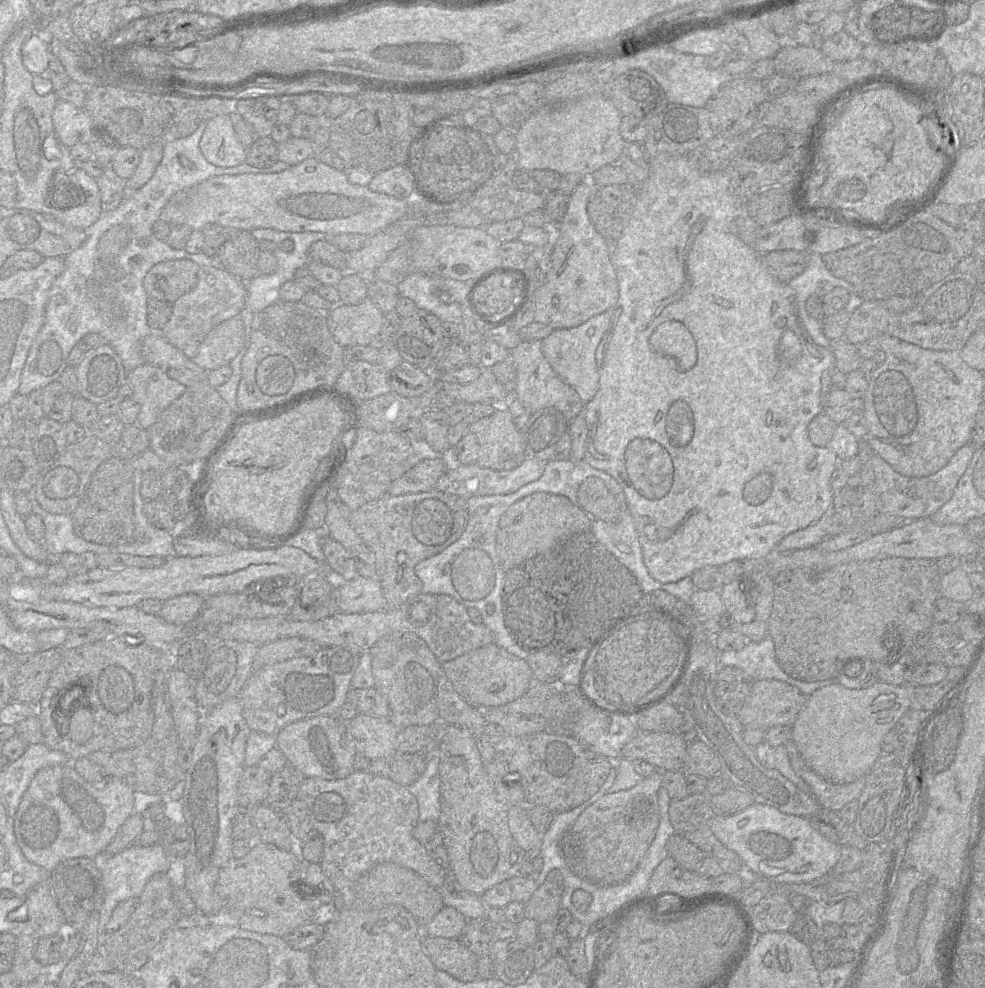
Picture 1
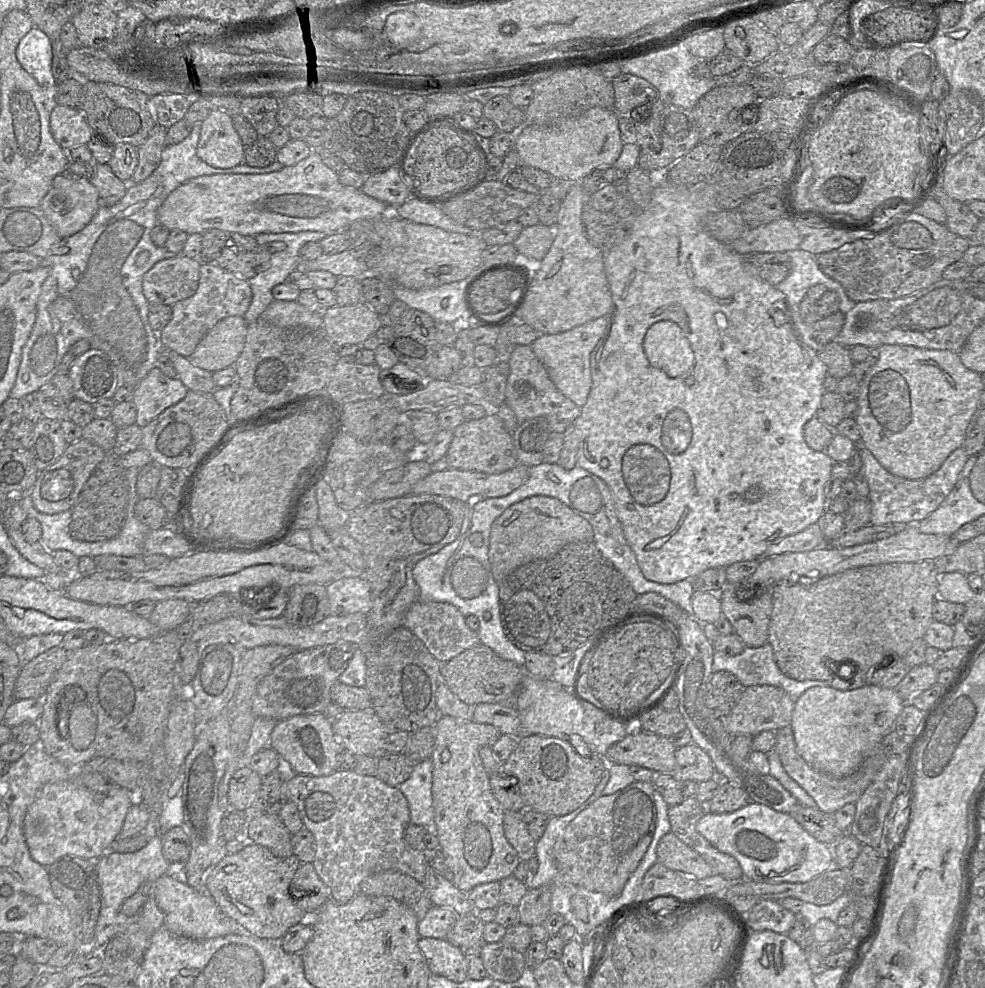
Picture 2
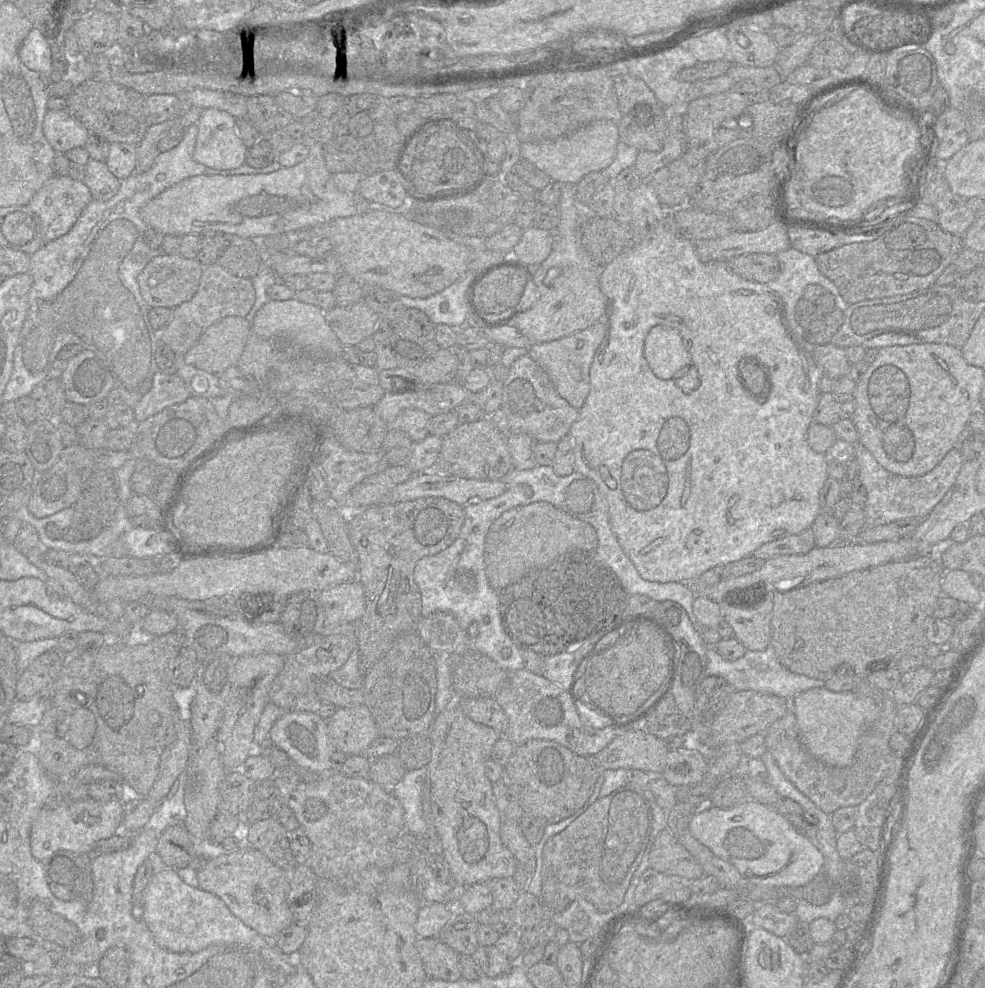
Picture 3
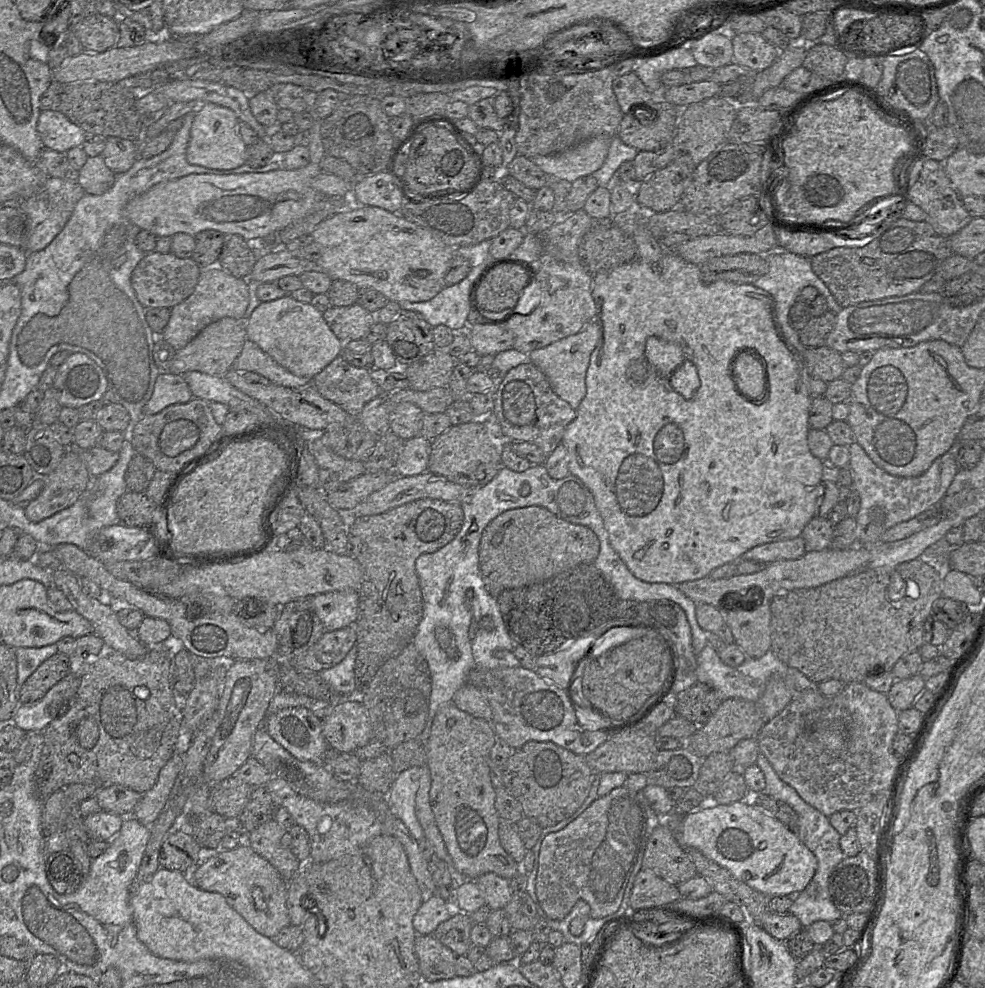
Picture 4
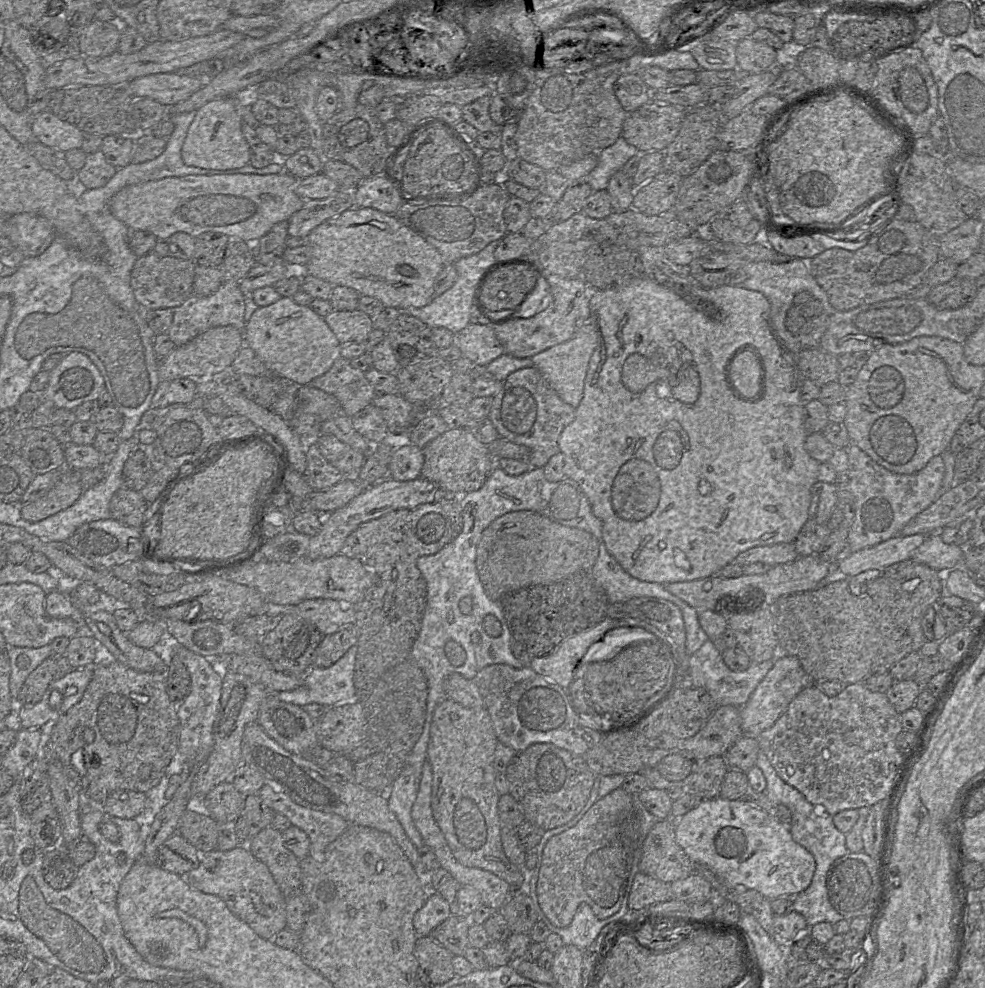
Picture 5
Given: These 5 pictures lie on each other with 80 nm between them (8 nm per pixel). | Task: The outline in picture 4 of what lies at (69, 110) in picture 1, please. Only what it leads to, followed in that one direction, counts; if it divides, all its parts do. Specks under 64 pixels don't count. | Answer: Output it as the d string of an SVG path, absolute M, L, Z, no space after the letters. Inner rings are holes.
M58 110L41 111L37 132L46 149L61 153L81 147L86 134Z

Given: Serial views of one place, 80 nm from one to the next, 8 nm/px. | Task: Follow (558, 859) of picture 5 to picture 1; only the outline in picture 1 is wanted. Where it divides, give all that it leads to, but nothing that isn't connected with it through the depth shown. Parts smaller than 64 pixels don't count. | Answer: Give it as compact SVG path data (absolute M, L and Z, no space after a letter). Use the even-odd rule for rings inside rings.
M655 770L634 787L602 796L587 807L571 829L577 837L578 855L567 862L579 878L612 886L626 880L637 868L660 830L658 793L663 772Z

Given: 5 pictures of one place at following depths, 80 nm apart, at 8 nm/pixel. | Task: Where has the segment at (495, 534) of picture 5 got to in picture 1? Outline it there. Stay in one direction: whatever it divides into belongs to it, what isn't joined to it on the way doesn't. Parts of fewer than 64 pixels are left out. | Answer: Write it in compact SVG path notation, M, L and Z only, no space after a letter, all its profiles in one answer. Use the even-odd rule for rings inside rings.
M545 492L530 494L513 503L499 520L496 536L499 566L506 572L568 536L588 530L591 530L590 519L568 497Z

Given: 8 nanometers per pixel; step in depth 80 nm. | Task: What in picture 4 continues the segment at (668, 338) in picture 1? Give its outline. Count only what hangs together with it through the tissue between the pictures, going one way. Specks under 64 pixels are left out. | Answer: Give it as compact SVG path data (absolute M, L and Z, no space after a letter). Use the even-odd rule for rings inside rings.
M656 336L647 338L645 356L658 374L666 378L669 378L684 361L684 354L680 345Z

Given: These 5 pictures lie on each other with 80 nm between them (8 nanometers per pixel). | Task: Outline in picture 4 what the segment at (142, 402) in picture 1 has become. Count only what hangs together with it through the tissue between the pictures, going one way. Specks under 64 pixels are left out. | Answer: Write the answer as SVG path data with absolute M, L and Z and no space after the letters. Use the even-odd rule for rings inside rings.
M161 372L154 391L143 408L143 415L153 415L173 404L187 403L193 398L189 385L182 375Z

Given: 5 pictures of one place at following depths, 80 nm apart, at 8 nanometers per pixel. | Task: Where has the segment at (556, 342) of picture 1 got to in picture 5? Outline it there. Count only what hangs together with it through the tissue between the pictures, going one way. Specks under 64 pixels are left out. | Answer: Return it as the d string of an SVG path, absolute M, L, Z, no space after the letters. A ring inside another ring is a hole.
M592 321L581 324L573 336L560 344L550 347L531 357L536 367L546 378L559 397L577 408L584 395L584 382L591 355L599 344L599 333Z

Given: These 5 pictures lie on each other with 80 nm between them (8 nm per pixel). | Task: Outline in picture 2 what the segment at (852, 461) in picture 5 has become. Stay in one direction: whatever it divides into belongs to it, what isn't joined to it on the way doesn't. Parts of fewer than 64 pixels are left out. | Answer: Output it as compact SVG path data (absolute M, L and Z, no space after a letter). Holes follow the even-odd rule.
M857 445L857 450L860 451L863 475L869 486L868 499L871 503L871 523L874 525L899 522L907 525L917 525L934 512L950 494L969 459L964 449L962 447L958 448L930 476L919 480L909 480L888 472L863 446Z

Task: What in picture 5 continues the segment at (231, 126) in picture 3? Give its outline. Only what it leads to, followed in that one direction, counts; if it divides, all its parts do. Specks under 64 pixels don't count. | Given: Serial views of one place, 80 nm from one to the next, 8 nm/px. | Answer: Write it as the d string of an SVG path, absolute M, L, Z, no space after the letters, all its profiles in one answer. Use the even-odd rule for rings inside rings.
M234 97L215 99L200 107L188 129L182 147L182 160L187 166L204 169L228 170L249 164L250 146L242 131L242 119Z

